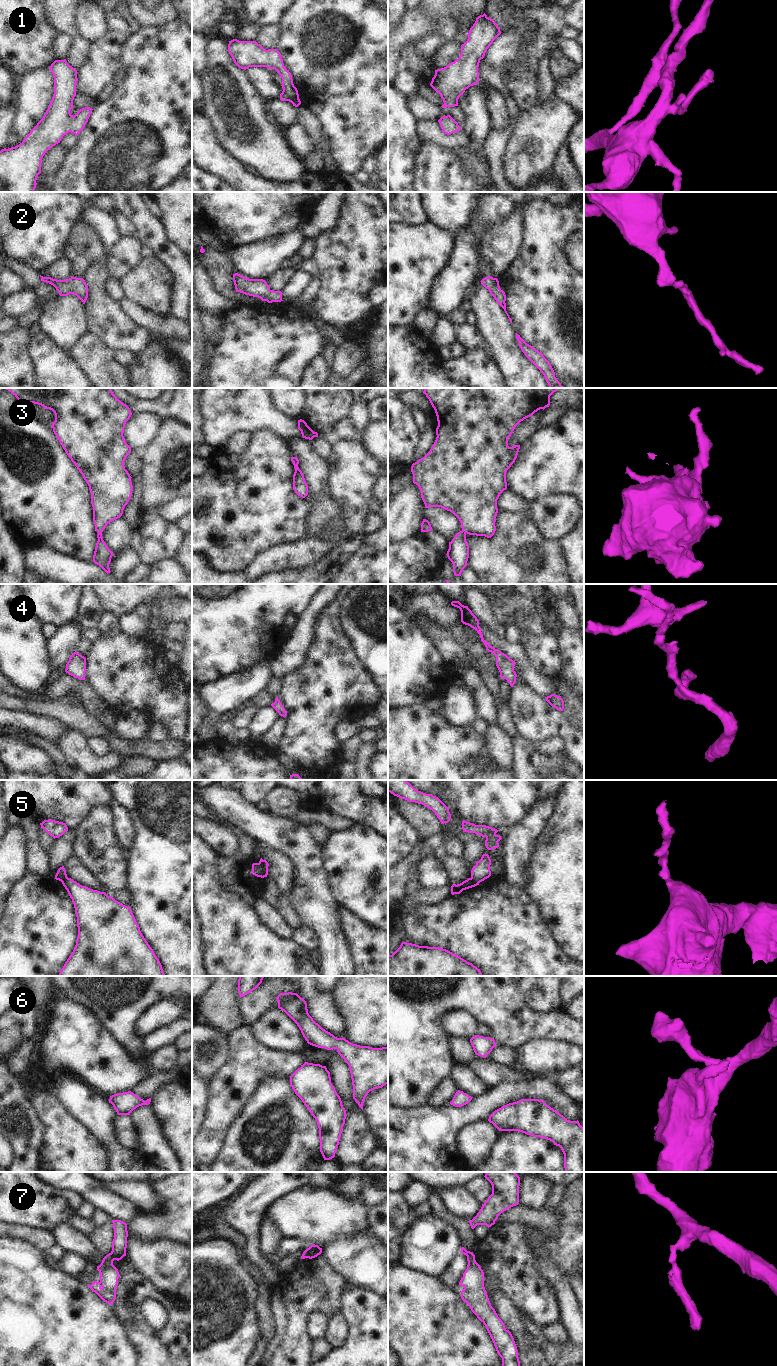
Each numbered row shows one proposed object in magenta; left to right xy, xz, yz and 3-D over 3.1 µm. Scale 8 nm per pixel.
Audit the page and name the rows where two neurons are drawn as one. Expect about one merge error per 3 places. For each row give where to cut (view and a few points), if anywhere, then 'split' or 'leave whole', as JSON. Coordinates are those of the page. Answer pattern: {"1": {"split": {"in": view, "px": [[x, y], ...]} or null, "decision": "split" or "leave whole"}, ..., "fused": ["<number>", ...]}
{"1": {"split": null, "decision": "leave whole"}, "2": {"split": null, "decision": "leave whole"}, "3": {"split": null, "decision": "leave whole"}, "4": {"split": null, "decision": "leave whole"}, "5": {"split": {"in": "xz", "px": [[258, 863], [262, 867], [265, 876]]}, "decision": "split"}, "6": {"split": null, "decision": "leave whole"}, "7": {"split": {"in": "xy", "px": [[110, 1253], [114, 1259]]}, "decision": "split"}, "fused": ["5", "7"]}

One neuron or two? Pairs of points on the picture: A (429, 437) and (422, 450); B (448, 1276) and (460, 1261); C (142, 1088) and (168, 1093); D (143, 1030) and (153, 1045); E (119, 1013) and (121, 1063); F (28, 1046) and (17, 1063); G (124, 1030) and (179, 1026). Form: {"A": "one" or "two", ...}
{"A": "one", "B": "one", "C": "two", "D": "two", "E": "two", "F": "one", "G": "two"}

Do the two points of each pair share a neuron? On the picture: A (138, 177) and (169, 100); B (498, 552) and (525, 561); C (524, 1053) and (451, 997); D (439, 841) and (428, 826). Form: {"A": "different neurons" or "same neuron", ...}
{"A": "same neuron", "B": "different neurons", "C": "different neurons", "D": "different neurons"}

